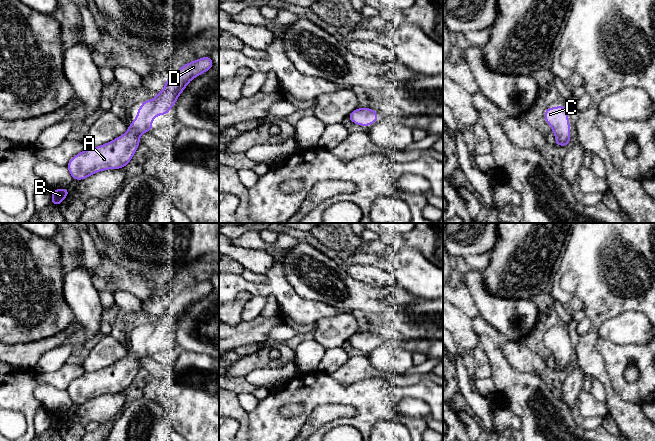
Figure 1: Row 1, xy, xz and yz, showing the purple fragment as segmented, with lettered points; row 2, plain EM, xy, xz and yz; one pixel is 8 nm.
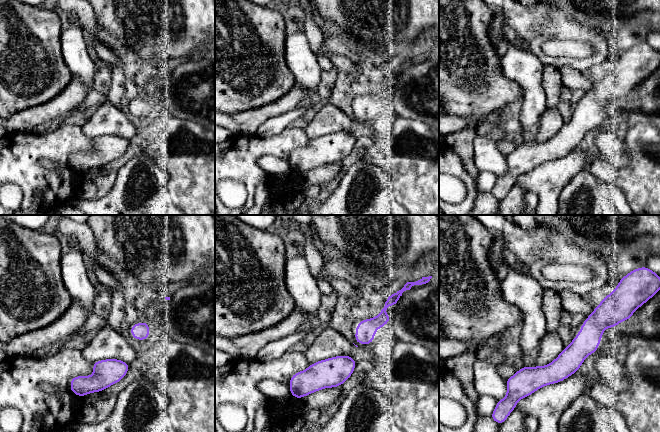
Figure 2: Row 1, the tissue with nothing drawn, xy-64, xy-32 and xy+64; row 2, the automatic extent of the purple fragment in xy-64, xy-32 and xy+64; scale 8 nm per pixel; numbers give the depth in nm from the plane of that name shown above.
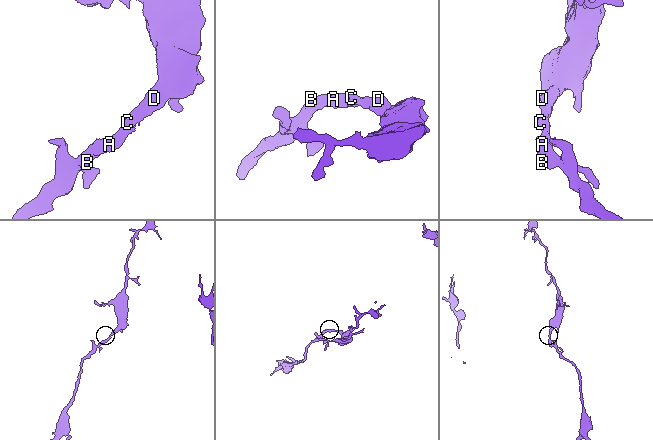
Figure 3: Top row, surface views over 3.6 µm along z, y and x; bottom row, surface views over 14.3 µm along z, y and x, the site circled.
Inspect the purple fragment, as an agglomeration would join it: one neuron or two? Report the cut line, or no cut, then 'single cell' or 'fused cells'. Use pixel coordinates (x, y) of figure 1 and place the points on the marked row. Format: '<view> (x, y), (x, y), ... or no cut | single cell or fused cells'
no cut | single cell

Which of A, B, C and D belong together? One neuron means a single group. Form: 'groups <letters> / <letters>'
groups A B C D

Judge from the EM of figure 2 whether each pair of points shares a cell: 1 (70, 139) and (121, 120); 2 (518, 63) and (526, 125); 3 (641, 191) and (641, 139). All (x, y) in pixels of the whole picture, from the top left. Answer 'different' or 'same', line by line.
1: different
2: same
3: same

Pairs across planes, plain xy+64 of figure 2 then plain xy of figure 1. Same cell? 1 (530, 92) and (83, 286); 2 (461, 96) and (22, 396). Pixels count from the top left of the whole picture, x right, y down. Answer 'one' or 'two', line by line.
1: one
2: two

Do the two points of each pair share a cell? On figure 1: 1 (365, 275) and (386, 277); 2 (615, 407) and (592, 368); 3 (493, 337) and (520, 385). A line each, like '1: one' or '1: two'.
1: one
2: one
3: one

